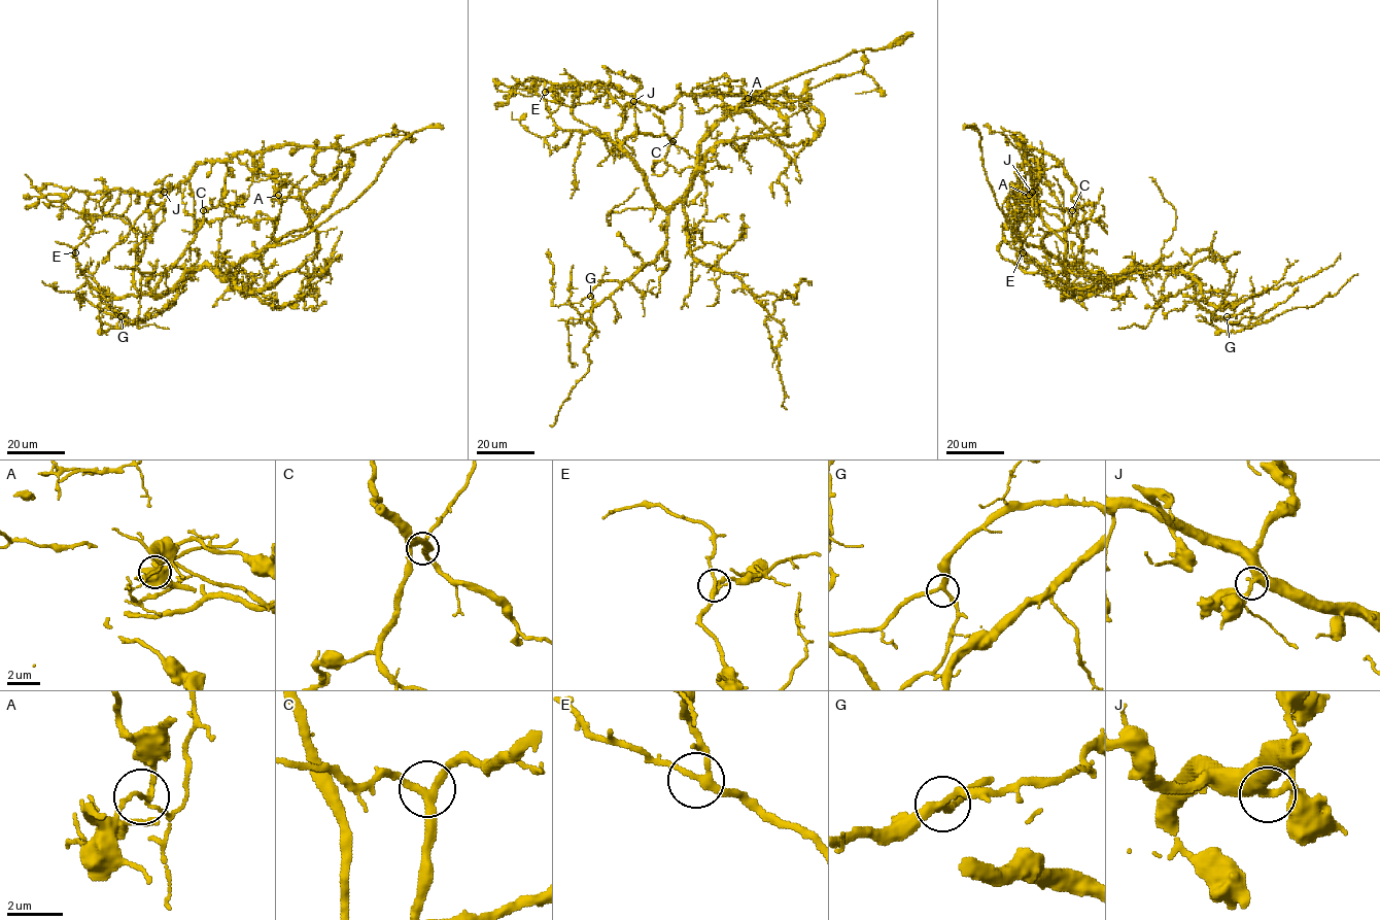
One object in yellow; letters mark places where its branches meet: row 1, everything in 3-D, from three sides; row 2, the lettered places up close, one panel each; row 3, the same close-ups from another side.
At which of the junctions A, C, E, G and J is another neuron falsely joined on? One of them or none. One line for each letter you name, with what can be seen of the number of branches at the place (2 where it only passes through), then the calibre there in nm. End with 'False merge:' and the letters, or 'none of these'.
False merge: none of these

